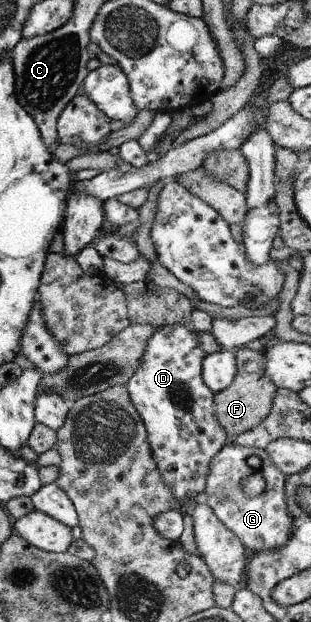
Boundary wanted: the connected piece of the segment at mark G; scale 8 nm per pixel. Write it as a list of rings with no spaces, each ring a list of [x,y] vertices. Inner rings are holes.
[[[227,442],[210,460],[201,499],[210,506],[214,516],[240,540],[248,554],[262,550],[278,550],[288,542],[292,528],[292,516],[284,502],[285,478],[286,476],[274,467],[264,449],[242,447]],[[256,470],[262,474],[264,490],[258,496],[246,496],[240,490],[240,480],[254,474]]]

